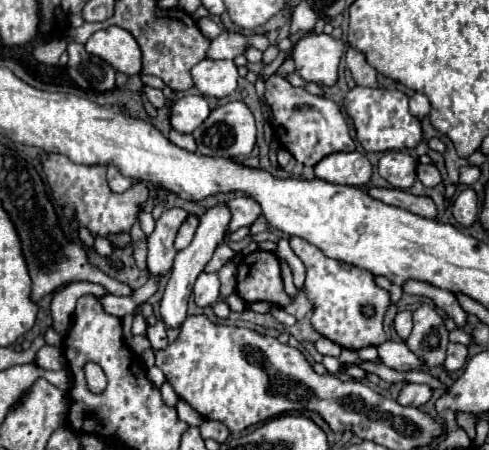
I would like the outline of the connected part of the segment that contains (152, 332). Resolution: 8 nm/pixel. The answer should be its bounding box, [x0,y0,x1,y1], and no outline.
[148,326,166,350]

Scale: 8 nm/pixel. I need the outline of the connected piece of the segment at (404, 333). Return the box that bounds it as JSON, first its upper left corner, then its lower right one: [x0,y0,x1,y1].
[394,310,412,340]

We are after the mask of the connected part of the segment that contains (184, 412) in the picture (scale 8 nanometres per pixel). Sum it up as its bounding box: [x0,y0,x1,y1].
[176,400,202,426]

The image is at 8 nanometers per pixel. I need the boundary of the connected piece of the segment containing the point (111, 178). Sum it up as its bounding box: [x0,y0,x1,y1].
[108,164,132,192]

